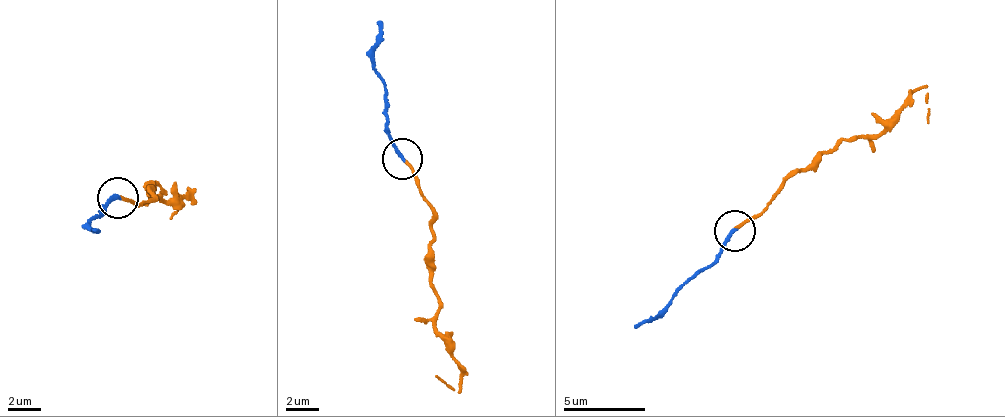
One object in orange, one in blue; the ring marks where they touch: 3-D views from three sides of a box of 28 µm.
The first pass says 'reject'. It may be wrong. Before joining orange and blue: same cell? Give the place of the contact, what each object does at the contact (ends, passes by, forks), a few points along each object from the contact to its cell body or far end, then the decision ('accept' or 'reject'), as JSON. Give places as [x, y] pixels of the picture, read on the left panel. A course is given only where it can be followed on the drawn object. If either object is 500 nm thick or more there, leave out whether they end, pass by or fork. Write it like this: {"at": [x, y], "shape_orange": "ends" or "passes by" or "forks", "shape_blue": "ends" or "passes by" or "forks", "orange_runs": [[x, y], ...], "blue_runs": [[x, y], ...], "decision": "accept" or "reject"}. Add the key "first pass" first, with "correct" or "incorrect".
{"first pass": "correct", "at": [118, 197], "shape_orange": "ends", "shape_blue": "ends", "orange_runs": [[118, 198], [136, 204], [151, 197], [159, 185], [162, 203], [187, 195], [186, 191], [170, 219]], "blue_runs": [[118, 198], [100, 218], [91, 221], [96, 229]], "decision": "reject"}

